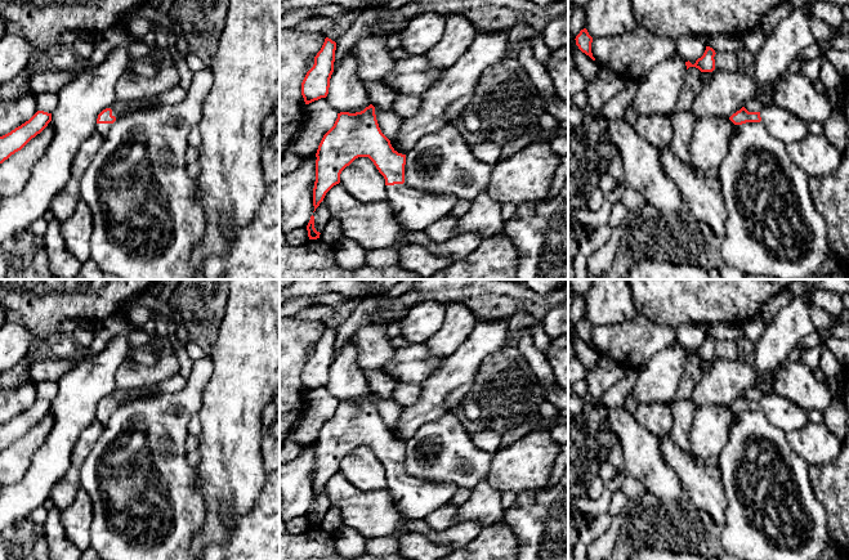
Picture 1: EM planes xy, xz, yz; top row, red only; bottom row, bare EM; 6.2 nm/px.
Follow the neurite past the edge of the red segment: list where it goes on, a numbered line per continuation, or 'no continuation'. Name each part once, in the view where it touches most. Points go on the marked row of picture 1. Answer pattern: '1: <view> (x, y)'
1: xy (103, 129)

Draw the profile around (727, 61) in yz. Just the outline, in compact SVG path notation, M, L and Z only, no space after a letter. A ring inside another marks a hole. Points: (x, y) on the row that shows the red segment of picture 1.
M732 51L716 53L714 59L715 59L715 70L718 71L728 71L728 72L738 71L738 62L736 53Z

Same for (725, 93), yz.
M714 70L711 80L701 86L693 100L696 120L705 117L730 117L739 111L749 98L758 98L763 91L772 91L777 82L759 86L752 76L739 71Z

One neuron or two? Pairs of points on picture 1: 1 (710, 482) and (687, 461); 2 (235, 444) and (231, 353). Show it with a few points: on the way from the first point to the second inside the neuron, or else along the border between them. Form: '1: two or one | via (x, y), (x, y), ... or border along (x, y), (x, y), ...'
1: one | via (705, 479), (692, 466)
2: one | via (235, 421), (235, 376)

